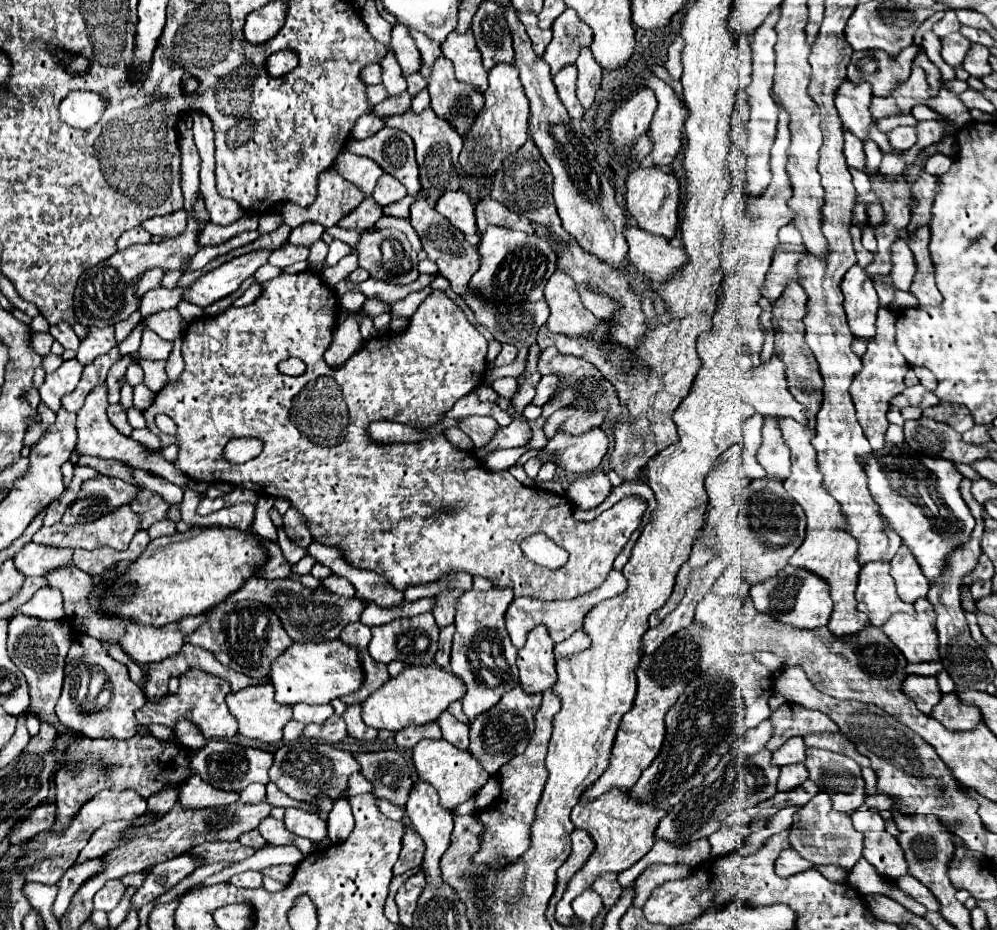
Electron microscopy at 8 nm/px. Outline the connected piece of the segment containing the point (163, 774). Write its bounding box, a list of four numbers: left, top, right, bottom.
[54,735,192,831]

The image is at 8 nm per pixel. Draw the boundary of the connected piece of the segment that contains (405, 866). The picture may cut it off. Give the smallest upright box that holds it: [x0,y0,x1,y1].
[392,829,424,875]

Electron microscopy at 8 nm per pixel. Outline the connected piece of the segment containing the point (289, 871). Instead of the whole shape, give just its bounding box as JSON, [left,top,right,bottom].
[264,865,294,885]

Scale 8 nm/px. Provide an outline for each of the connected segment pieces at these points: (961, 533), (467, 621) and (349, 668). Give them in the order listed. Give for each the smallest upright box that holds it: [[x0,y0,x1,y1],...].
[[866,443,976,583],[450,587,518,721],[270,639,364,703]]

